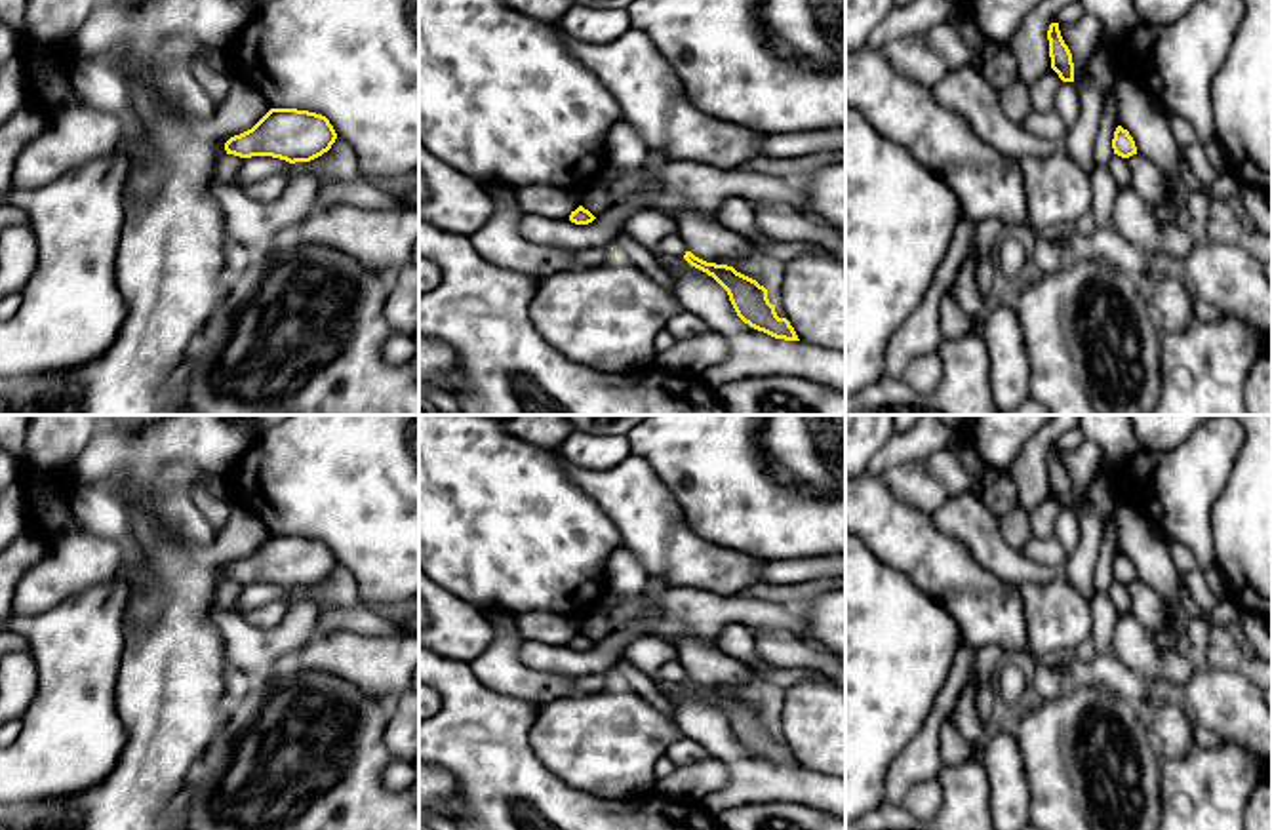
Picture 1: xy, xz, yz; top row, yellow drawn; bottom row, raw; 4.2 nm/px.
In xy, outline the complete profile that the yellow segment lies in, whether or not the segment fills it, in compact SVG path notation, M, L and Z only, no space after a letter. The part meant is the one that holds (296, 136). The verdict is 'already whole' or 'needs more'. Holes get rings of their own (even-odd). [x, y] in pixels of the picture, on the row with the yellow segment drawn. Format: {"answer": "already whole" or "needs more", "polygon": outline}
{"answer": "already whole", "polygon": "M270 109L251 129L225 143L227 154L240 158L272 156L310 162L331 148L337 133L322 114L297 109Z"}

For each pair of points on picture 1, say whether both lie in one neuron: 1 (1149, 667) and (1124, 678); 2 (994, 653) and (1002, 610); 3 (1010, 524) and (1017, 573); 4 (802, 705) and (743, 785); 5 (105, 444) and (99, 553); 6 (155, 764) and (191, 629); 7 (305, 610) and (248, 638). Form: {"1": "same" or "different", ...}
{"1": "different", "2": "different", "3": "different", "4": "different", "5": "different", "6": "same", "7": "same"}

